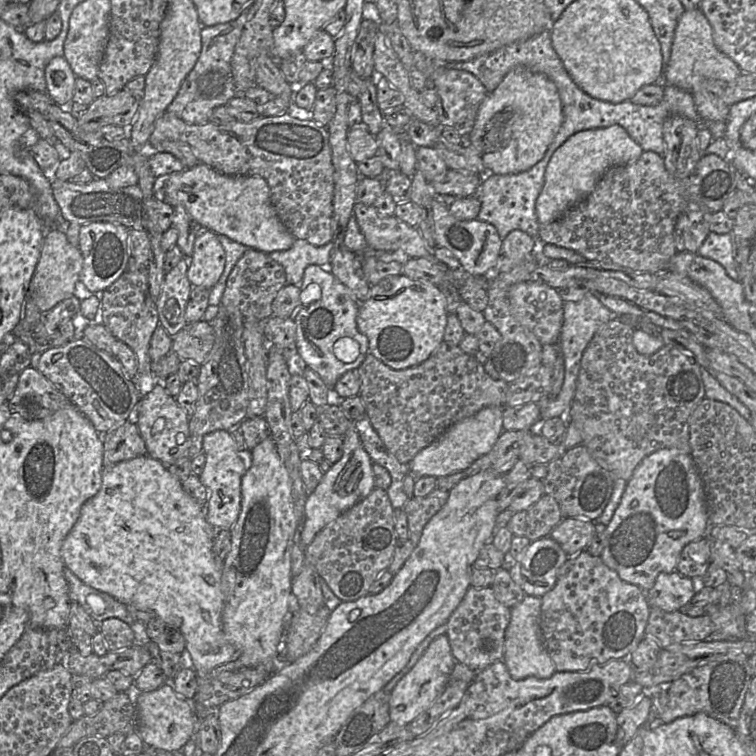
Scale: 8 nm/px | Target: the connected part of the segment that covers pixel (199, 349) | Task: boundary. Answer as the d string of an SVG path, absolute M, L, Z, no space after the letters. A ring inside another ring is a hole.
M200 320L187 323L172 337L171 352L180 359L203 364L210 354L215 341L215 333L210 323Z

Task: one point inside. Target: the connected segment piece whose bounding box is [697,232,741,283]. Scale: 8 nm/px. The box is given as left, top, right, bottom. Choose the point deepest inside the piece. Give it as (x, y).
(719, 247)

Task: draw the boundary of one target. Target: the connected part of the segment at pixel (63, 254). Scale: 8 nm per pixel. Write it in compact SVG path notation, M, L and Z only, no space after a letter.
M63 229L50 231L43 240L40 258L29 284L28 297L42 313L49 311L61 301L74 295L82 267L83 256L79 247L69 243Z

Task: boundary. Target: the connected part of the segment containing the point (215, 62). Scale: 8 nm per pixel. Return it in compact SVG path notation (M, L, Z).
M245 9L235 20L227 23L205 26L201 29L201 52L193 69L181 84L178 94L168 106L167 111L175 114L188 124L202 125L216 107L226 105L238 95L235 87L231 59L244 25L248 10Z

